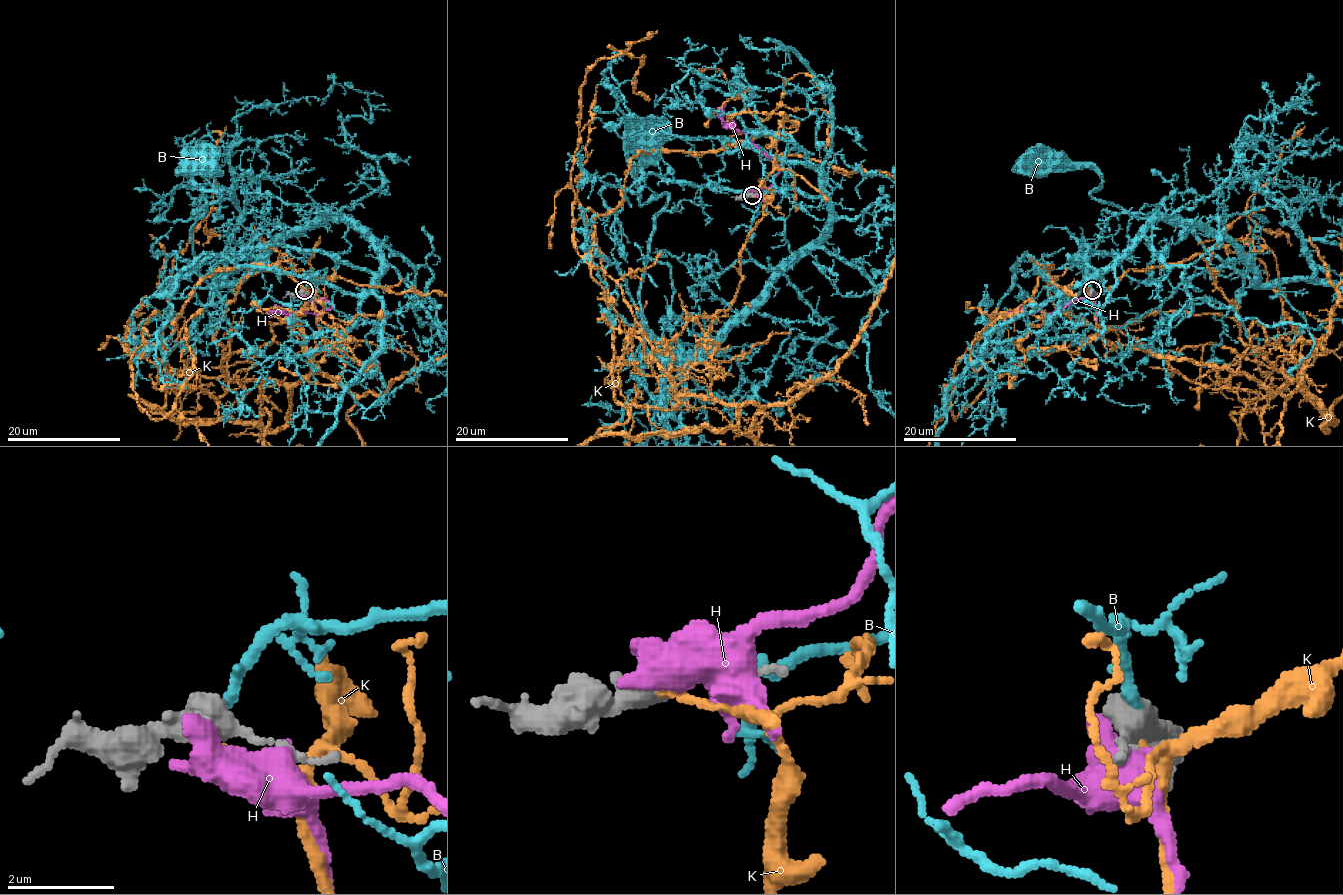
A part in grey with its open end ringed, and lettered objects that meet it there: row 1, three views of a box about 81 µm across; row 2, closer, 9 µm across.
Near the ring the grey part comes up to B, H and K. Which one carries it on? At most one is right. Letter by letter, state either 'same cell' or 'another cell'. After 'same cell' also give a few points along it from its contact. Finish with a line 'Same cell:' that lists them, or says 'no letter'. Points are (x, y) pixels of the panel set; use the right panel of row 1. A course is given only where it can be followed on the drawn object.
B: same cell; it runs (1092, 290), (1085, 263), (1158, 219), (1251, 256), (1222, 263), (1094, 199), (1092, 169), (1037, 156)
H: another cell
K: another cell
Same cell: B

